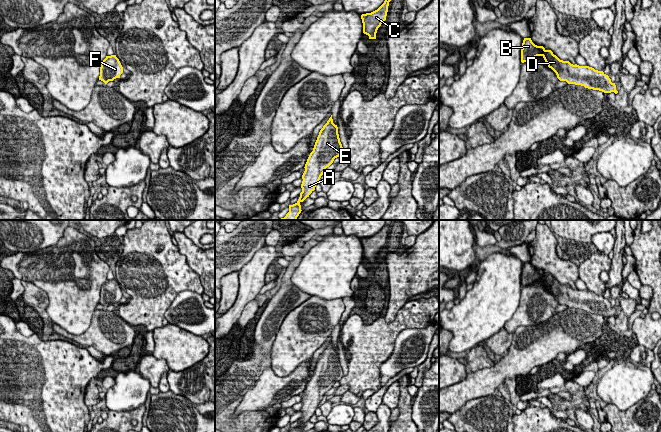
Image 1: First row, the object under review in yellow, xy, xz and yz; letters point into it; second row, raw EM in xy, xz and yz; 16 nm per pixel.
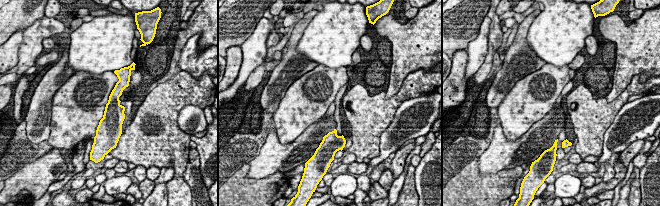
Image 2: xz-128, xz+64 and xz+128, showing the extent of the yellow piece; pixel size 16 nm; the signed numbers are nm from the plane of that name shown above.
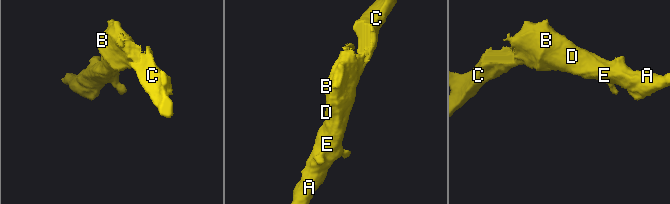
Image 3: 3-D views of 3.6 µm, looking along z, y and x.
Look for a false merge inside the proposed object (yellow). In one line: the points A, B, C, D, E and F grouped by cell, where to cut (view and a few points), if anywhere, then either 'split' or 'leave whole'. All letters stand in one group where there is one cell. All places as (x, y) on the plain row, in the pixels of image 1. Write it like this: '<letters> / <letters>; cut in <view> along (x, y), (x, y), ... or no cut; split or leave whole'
A B C D E F; no cut; leave whole

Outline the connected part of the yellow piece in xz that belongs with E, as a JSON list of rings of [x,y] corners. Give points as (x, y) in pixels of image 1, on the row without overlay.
[[[331,339],[320,354],[313,375],[305,388],[300,421],[295,428],[289,429],[289,432],[301,432],[300,427],[315,414],[321,400],[325,397],[325,393],[333,387],[335,382],[340,381],[342,377],[343,371],[339,362],[338,351],[333,347]]]

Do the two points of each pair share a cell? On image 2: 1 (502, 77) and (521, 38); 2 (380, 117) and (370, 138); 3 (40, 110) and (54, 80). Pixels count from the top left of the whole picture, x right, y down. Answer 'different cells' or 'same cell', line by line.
1: same cell
2: same cell
3: same cell

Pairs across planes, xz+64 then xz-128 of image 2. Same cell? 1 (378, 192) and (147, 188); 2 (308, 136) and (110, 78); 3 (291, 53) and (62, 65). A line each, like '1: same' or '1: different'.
1: same
2: different
3: same

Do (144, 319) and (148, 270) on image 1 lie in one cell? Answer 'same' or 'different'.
same

